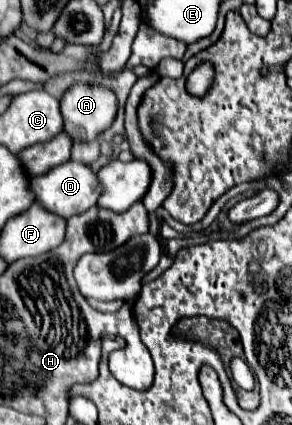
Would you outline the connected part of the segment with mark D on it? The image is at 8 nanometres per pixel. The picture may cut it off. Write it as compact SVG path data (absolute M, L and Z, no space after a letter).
M68 161L68 163L59 165L44 175L32 177L30 191L34 193L34 201L42 209L46 209L58 217L68 219L68 217L84 213L92 205L96 205L96 197L100 195L100 185L96 183L96 173L88 165Z

